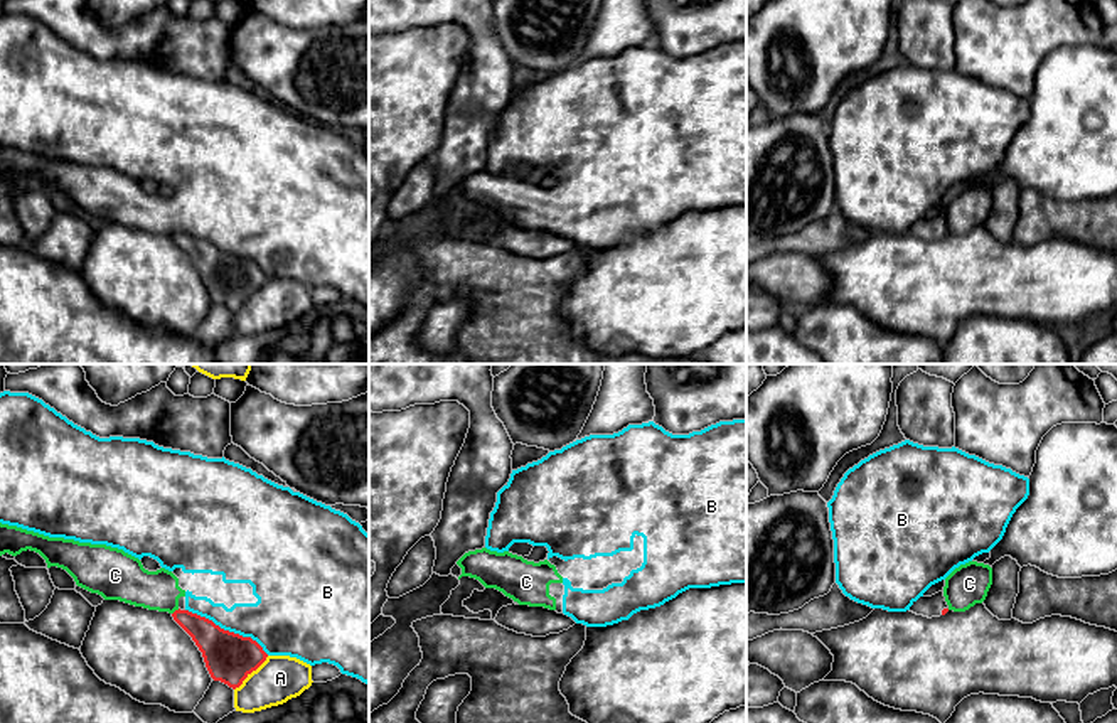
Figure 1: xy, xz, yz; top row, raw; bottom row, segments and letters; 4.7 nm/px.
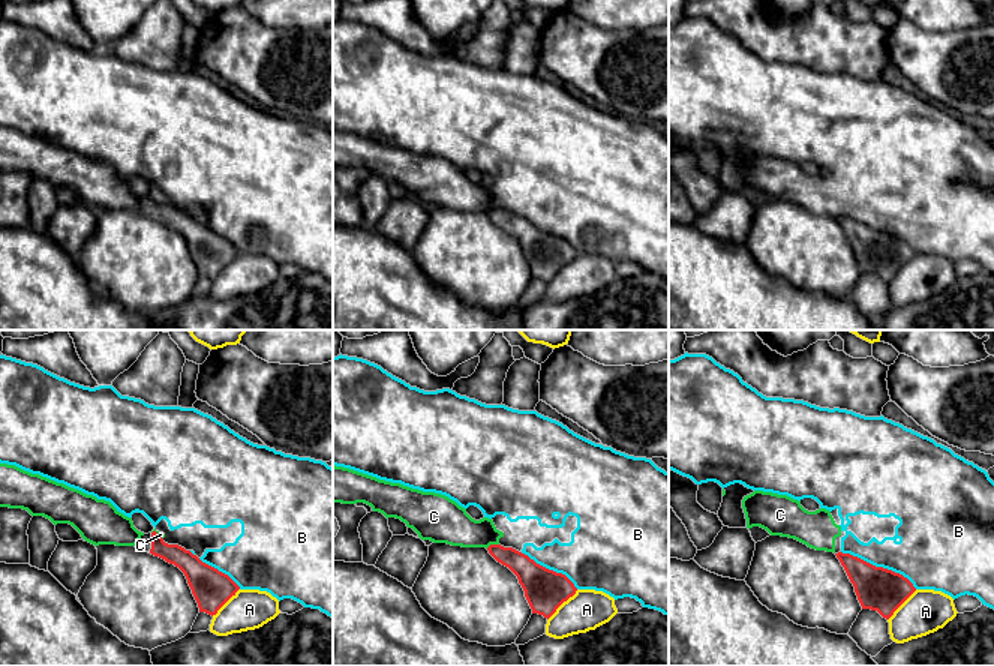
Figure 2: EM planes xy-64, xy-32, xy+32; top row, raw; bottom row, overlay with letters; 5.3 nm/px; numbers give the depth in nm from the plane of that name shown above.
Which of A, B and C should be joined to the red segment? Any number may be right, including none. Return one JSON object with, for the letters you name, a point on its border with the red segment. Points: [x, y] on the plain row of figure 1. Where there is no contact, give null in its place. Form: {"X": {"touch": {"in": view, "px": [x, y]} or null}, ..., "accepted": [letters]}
{"accepted": []}

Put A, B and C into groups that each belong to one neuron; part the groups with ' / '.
A / B C

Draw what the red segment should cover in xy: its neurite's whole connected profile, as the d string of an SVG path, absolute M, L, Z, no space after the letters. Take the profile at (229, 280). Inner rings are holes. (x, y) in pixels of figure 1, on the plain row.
M180 231L172 239L202 275L211 300L232 312L239 310L268 280L251 260L224 253L206 239Z

